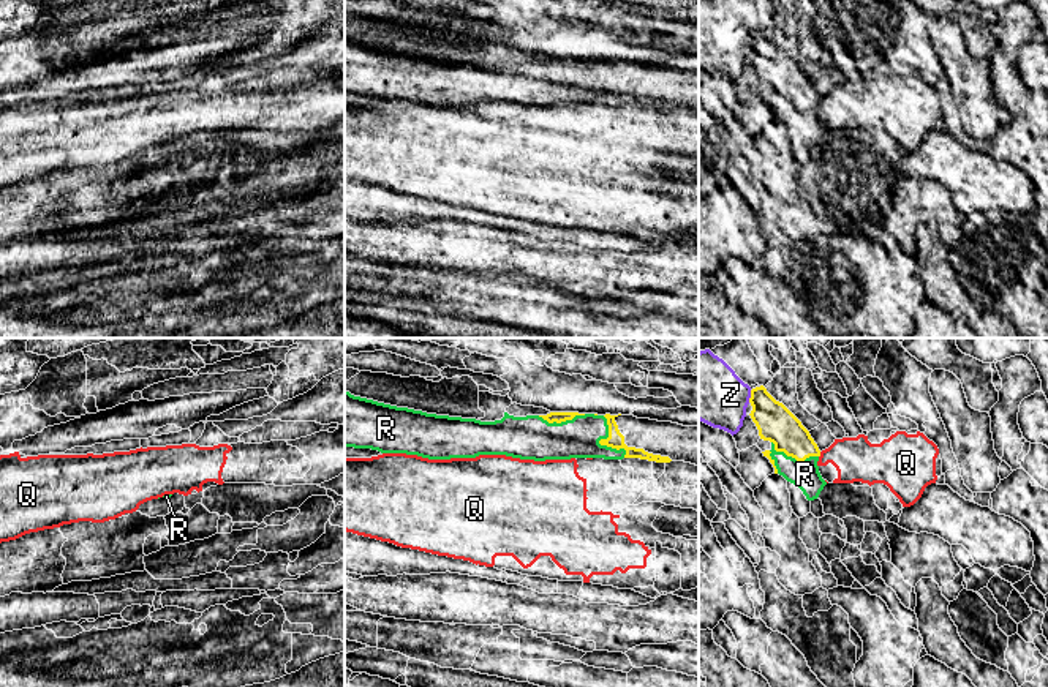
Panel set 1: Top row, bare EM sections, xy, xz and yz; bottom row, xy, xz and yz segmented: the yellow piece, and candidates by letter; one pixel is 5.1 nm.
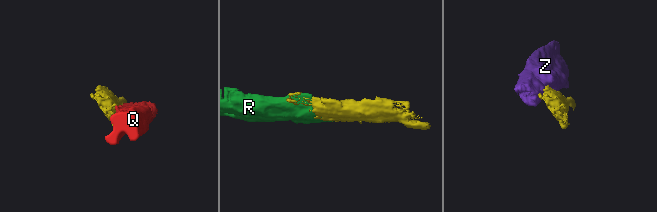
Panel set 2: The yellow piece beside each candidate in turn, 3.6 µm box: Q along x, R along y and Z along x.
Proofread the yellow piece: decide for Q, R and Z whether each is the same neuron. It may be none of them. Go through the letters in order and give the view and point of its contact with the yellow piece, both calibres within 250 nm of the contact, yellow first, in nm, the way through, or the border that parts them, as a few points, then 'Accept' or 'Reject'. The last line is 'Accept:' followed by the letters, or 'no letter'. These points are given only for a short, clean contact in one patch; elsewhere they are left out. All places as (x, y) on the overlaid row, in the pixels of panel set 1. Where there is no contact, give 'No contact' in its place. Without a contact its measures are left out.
Q: Touches yellow at yz (819, 455). Thickness 180 nm (yellow) against 220 nm. Boundary: yz (821, 452), (819, 457). Reject
R: Touches yellow at xz (601, 444). Thickness 90 nm (yellow) against 200 nm. Accept
Z: Touches yellow at yz (751, 397). Thickness 190 nm (yellow) against 340 nm. Reject
Accept: R

